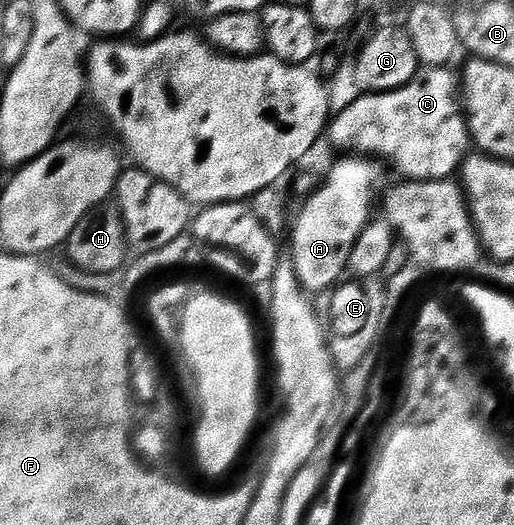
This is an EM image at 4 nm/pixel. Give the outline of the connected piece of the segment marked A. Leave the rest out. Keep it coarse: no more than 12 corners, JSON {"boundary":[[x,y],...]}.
{"boundary":[[342,158],[293,217],[307,293],[343,279],[383,187],[381,163]]}

